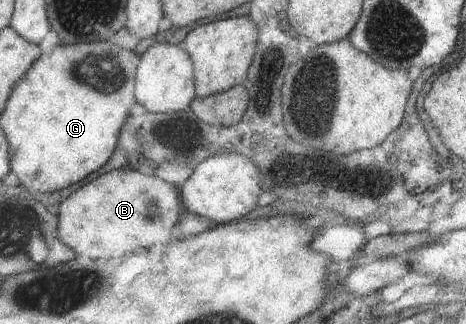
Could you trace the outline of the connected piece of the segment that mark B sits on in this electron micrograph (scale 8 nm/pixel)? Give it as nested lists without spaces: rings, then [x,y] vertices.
[[[118,168],[101,174],[88,184],[78,189],[67,198],[59,207],[59,235],[70,245],[78,255],[87,254],[95,259],[111,259],[133,253],[137,247],[151,247],[165,245],[175,239],[175,225],[179,223],[186,207],[182,200],[181,187],[177,184],[164,181],[156,174],[145,175],[141,171]]]

